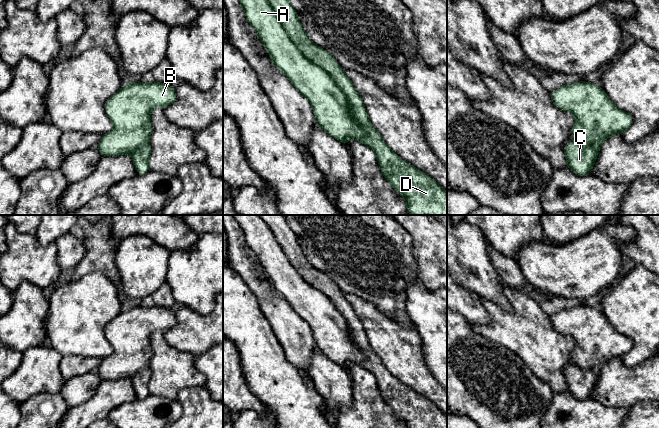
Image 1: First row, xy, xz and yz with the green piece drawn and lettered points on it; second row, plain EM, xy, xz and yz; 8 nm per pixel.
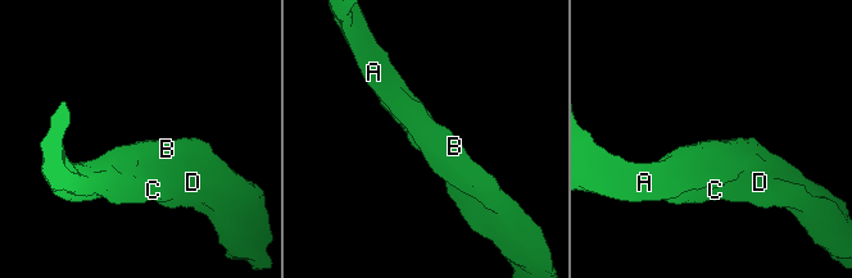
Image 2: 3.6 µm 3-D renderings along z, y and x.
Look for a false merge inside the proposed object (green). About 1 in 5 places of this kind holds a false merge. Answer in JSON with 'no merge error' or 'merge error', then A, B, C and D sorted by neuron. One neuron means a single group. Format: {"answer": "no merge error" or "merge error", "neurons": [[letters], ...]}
{"answer": "no merge error", "neurons": [["A", "B", "C", "D"]]}

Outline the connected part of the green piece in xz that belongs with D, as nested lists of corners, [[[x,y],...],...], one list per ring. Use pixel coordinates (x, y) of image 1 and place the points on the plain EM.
[[[285,215],[233,217],[243,231],[247,245],[269,277],[272,288],[309,324],[321,353],[345,370],[348,363],[355,363],[371,372],[384,402],[406,423],[407,428],[447,428],[447,416],[435,404],[398,381],[383,365],[371,348],[353,307],[332,279],[307,260]]]

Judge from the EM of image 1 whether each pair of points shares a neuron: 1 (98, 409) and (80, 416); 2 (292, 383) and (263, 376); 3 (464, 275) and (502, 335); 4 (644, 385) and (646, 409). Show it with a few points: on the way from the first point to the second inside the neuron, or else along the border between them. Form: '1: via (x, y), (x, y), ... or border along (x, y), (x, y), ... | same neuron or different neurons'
1: via (94, 409), (84, 415) | same neuron
2: via (285, 383), (279, 383), (270, 376) | same neuron
3: border along (478, 295), (494, 301), (499, 306) | different neurons
4: border along (648, 399), (637, 401), (628, 407) | different neurons

